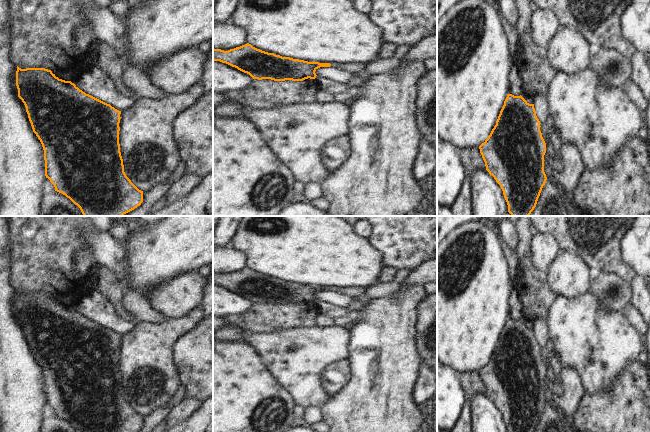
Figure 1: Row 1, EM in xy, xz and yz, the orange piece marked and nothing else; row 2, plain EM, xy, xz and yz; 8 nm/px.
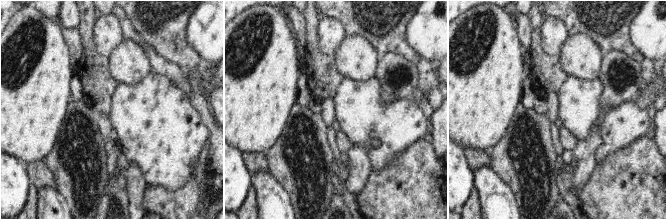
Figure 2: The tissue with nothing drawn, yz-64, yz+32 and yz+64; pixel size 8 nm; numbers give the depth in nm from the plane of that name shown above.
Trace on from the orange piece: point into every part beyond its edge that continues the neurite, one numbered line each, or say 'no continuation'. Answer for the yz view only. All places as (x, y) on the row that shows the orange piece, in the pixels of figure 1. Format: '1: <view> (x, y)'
no continuation

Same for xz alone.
1: xz (356, 67)

